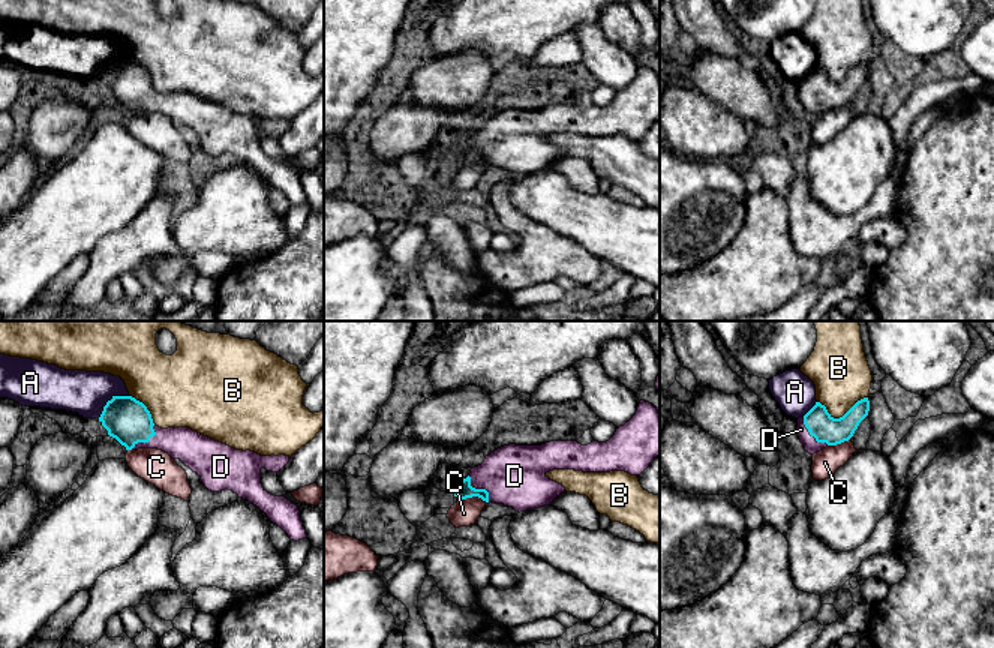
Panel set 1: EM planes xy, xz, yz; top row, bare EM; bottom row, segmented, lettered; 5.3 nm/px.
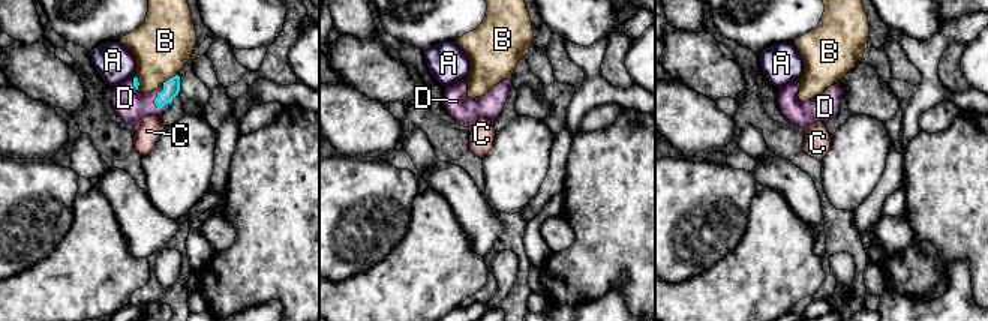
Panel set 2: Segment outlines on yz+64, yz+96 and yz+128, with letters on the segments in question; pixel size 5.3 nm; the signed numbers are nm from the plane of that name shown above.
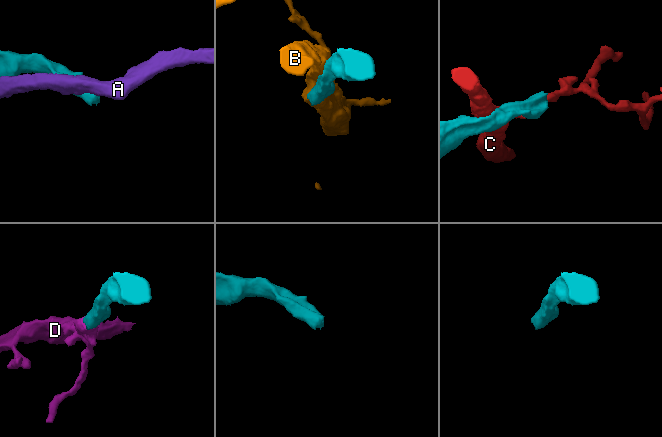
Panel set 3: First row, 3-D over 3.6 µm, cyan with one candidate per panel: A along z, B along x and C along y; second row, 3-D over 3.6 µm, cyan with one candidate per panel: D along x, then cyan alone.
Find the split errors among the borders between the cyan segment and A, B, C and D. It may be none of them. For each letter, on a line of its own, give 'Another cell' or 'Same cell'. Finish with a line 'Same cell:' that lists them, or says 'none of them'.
A: Another cell
B: Another cell
C: Another cell
D: Same cell
Same cell: D

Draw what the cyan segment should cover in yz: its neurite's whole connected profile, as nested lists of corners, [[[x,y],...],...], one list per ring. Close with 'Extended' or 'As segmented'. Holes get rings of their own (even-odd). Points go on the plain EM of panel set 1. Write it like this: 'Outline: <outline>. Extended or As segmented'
Outline: [[[858,64],[843,81],[834,82],[825,69],[816,69],[798,82],[796,98],[805,111],[805,116],[814,118],[828,110],[837,110],[849,105],[859,87],[868,80],[870,64]]]. Extended

